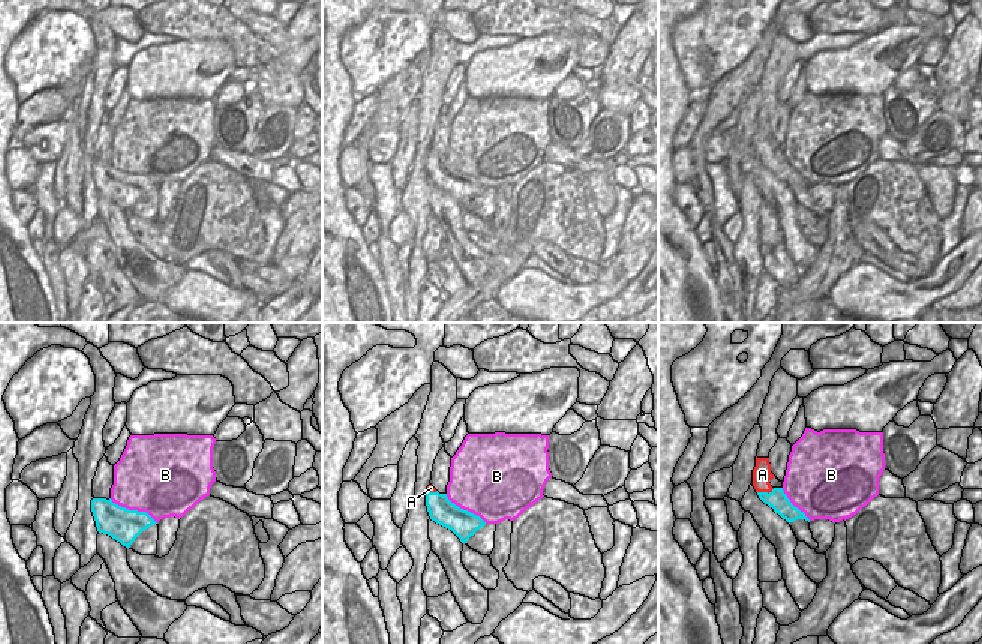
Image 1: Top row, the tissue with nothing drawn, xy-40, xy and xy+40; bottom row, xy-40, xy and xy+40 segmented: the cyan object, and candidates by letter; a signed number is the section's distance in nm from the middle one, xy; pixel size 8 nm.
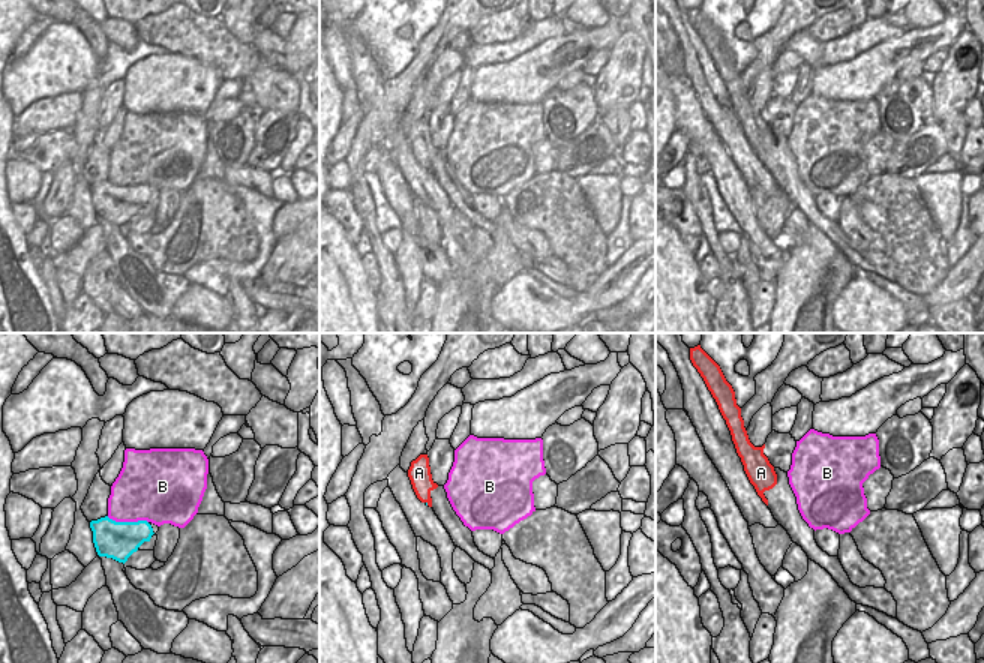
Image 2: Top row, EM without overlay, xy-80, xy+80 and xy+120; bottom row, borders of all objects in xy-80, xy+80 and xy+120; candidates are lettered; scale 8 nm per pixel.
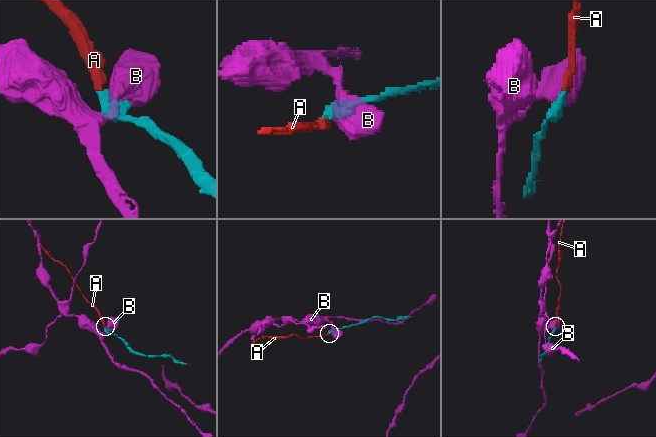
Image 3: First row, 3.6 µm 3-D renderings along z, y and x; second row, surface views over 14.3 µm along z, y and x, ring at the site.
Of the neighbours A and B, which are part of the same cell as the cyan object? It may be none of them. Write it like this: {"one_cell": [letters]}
{"one_cell": ["A"]}

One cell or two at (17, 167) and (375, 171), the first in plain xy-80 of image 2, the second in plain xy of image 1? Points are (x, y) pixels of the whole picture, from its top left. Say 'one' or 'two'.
two

